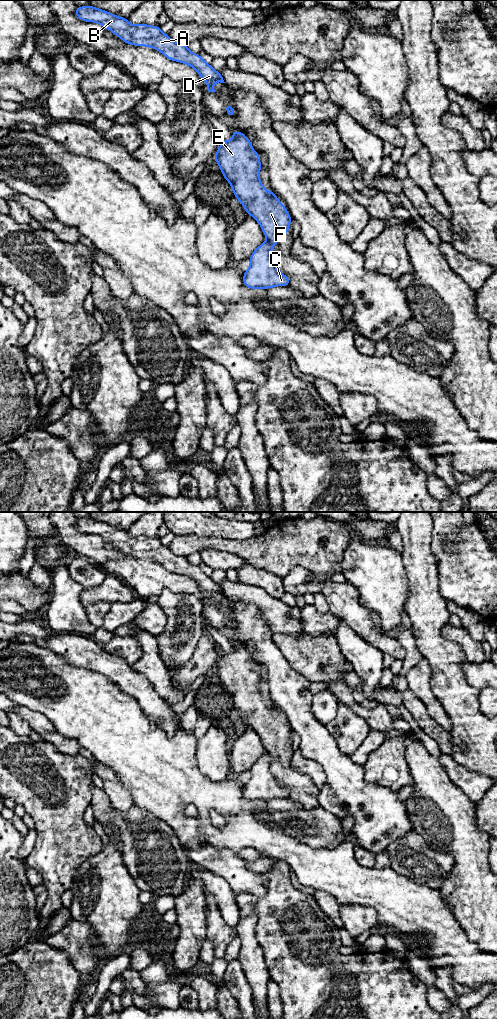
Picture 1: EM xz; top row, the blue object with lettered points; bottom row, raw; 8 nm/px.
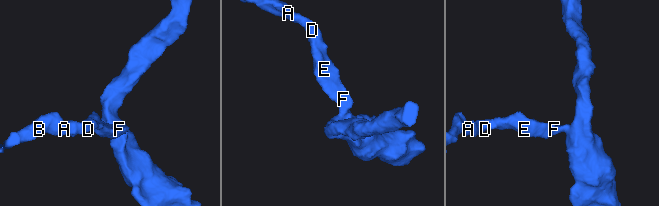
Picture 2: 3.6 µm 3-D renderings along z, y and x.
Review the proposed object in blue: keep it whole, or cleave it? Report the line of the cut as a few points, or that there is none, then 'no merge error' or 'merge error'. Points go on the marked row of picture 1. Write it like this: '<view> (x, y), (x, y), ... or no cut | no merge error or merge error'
xz (267, 240), (272, 245) | merge error

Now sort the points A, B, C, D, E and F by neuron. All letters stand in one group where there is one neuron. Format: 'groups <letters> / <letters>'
groups A B D E F / C

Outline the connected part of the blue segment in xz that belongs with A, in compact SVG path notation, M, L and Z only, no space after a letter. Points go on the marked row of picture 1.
M90 6L76 7L75 14L80 20L96 22L112 31L125 43L136 46L147 46L160 51L172 61L192 66L202 79L207 82L207 90L215 92L214 82L225 83L221 73L207 64L199 54L191 52L186 44L174 42L164 34L159 26L147 24L131 25L127 18L121 18L105 10Z

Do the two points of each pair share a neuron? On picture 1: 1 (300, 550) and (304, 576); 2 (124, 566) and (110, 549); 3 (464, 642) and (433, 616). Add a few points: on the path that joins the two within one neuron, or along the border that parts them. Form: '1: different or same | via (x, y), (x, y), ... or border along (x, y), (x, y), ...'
1: different | border along (315, 573), (305, 568), (294, 566), (282, 578)
2: different | border along (125, 555), (98, 564)
3: different | border along (447, 622), (441, 634), (459, 644)

